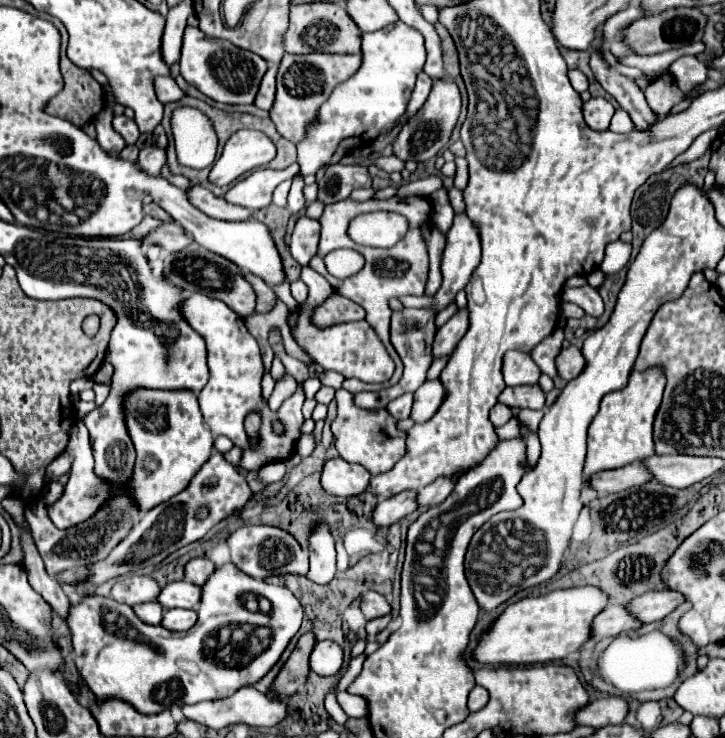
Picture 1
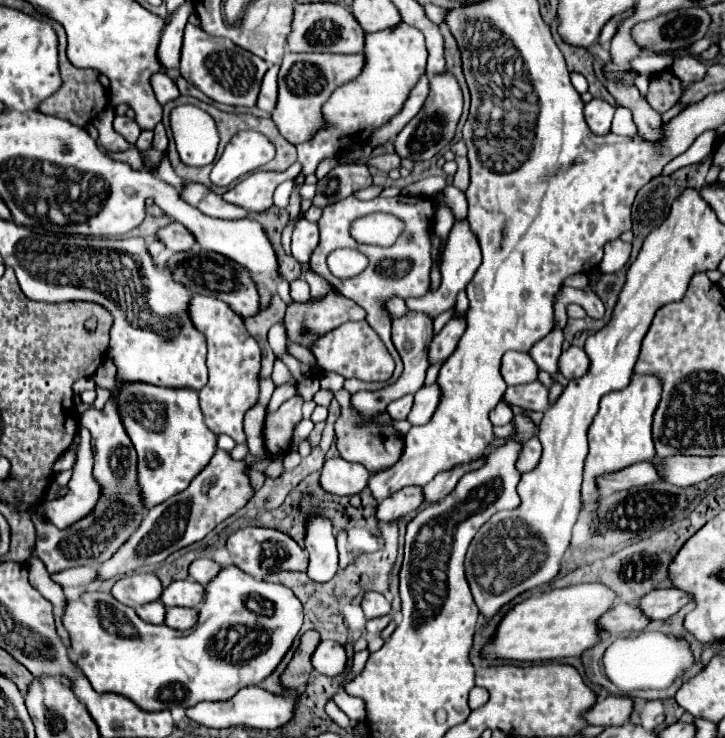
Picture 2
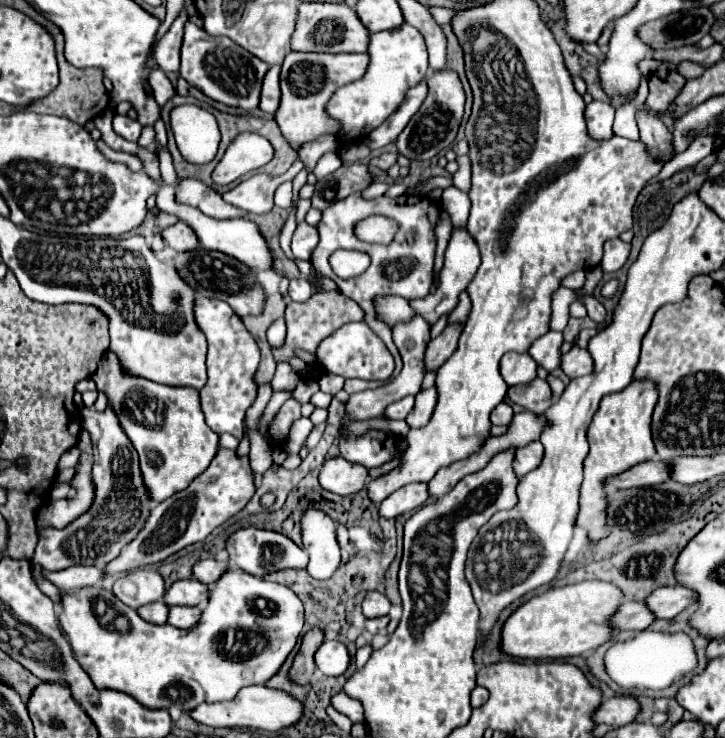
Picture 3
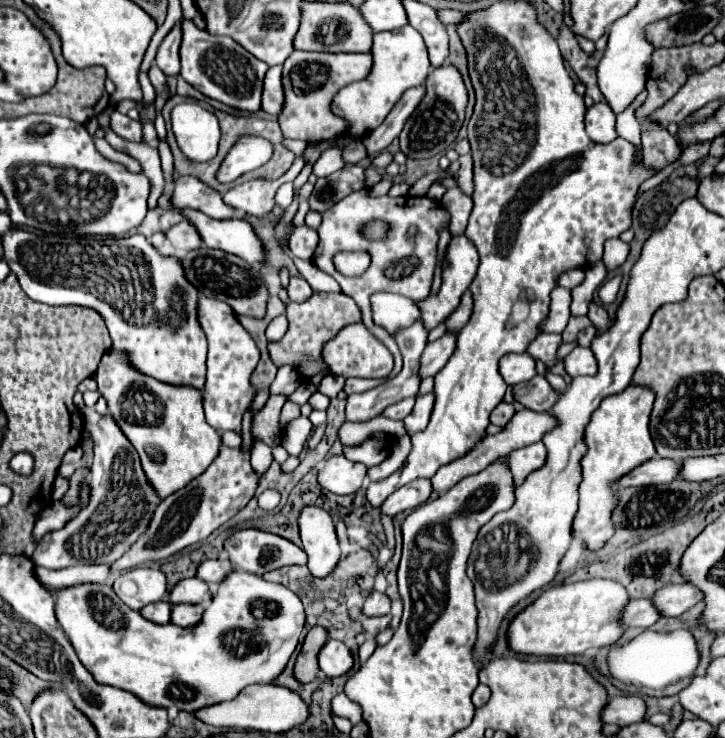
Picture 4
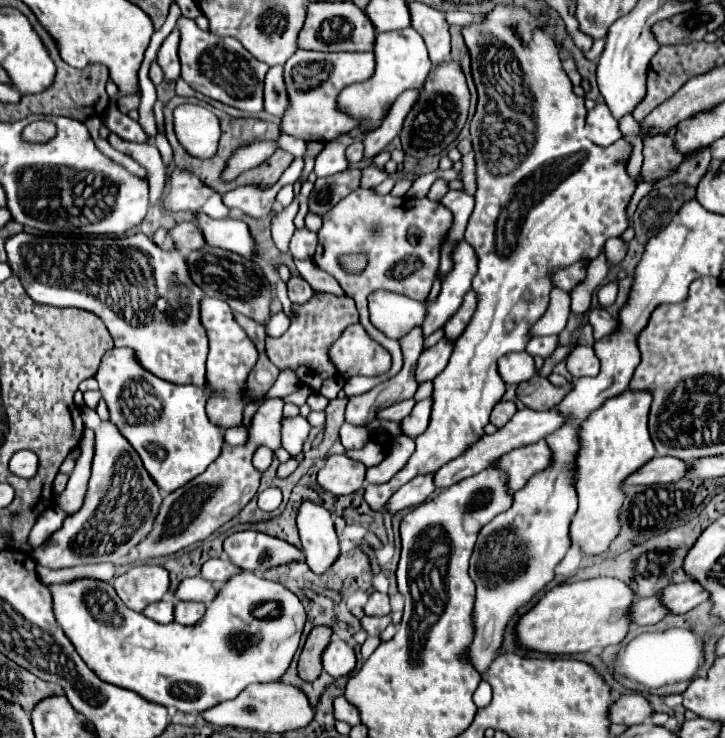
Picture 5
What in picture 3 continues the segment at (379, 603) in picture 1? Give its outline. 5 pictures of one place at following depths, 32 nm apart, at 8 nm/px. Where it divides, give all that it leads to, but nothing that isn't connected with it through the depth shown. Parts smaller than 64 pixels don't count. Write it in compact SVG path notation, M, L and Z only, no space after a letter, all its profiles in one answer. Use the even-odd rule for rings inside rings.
M368 592L362 602L362 610L366 618L386 616L390 612L390 600L382 592Z

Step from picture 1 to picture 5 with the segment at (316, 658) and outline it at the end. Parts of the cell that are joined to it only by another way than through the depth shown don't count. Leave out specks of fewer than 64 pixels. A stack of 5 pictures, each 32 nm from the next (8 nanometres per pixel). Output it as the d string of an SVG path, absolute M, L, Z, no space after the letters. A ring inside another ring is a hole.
M332 640L322 656L324 672L328 672L332 678L338 678L352 672L354 666L356 666L354 650L342 640Z

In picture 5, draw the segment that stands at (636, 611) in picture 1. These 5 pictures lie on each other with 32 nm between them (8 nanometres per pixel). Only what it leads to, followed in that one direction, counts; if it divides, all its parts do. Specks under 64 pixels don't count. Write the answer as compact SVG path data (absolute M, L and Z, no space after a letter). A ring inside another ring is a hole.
M692 580L682 584L670 584L658 596L660 600L664 600L664 608L668 608L670 614L684 614L698 606L700 602L708 600L708 592L702 590L702 586Z

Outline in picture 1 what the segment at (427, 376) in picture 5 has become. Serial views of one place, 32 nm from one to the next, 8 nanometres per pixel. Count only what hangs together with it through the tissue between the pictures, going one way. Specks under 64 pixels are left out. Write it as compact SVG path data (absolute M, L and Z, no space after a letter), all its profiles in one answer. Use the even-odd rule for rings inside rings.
M458 308L456 314L438 330L434 338L434 356L452 354L452 350L460 342L460 336L464 336L466 330L468 330L468 308Z

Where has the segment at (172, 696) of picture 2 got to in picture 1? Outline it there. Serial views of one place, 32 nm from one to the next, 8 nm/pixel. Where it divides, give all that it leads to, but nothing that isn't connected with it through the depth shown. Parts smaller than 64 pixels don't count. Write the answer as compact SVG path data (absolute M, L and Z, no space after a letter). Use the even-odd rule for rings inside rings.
M232 562L216 566L210 580L202 586L202 602L198 622L190 632L168 632L160 625L144 624L132 612L112 598L86 596L80 604L70 608L66 620L72 632L76 654L76 668L86 686L94 692L96 700L124 700L138 712L158 714L172 706L198 704L202 700L218 700L232 696L238 688L258 682L280 658L292 636L302 624L302 606L296 596L284 586L270 586L240 572Z

